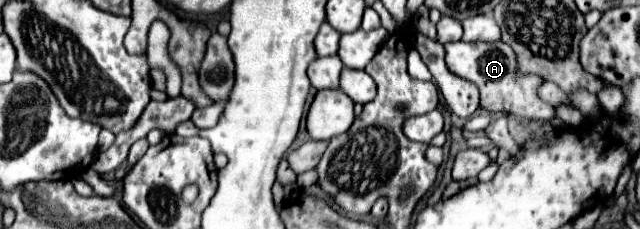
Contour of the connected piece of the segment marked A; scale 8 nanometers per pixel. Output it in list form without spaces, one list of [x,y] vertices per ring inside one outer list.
[[[458,41],[444,45],[444,49],[448,69],[458,77],[464,77],[466,81],[472,81],[480,89],[480,109],[488,113],[518,115],[526,119],[554,119],[554,107],[540,101],[540,97],[536,95],[542,79],[538,75],[516,77],[516,55],[504,41],[496,41],[496,45]]]

